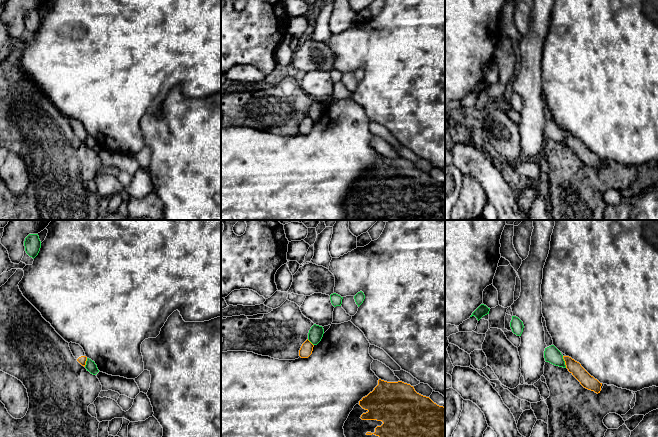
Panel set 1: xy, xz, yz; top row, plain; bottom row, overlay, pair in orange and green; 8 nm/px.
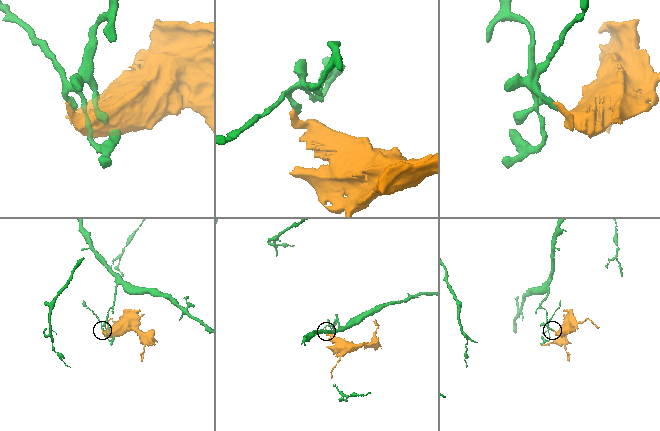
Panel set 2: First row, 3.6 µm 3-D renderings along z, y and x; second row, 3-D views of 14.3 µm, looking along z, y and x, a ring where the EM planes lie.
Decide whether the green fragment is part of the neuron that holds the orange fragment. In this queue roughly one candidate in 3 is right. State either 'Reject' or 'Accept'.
Reject

